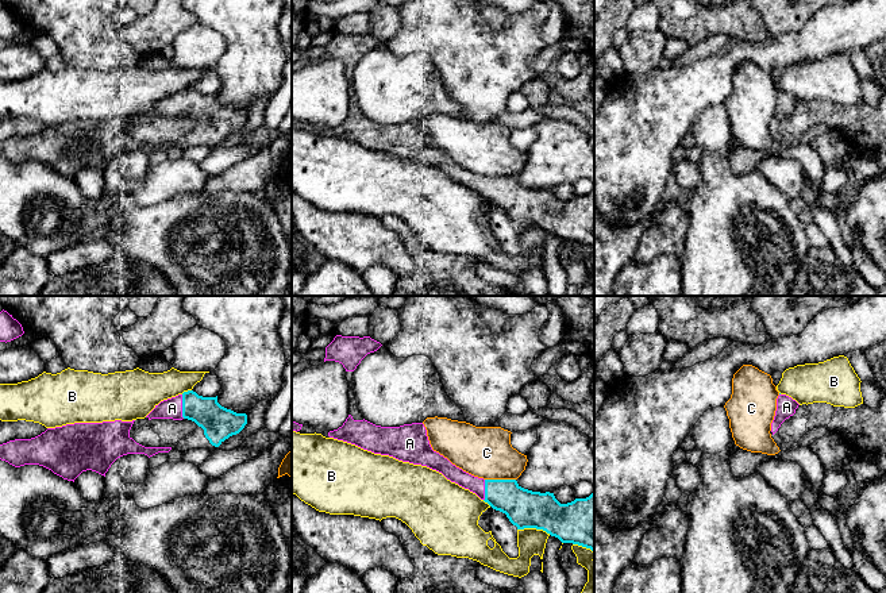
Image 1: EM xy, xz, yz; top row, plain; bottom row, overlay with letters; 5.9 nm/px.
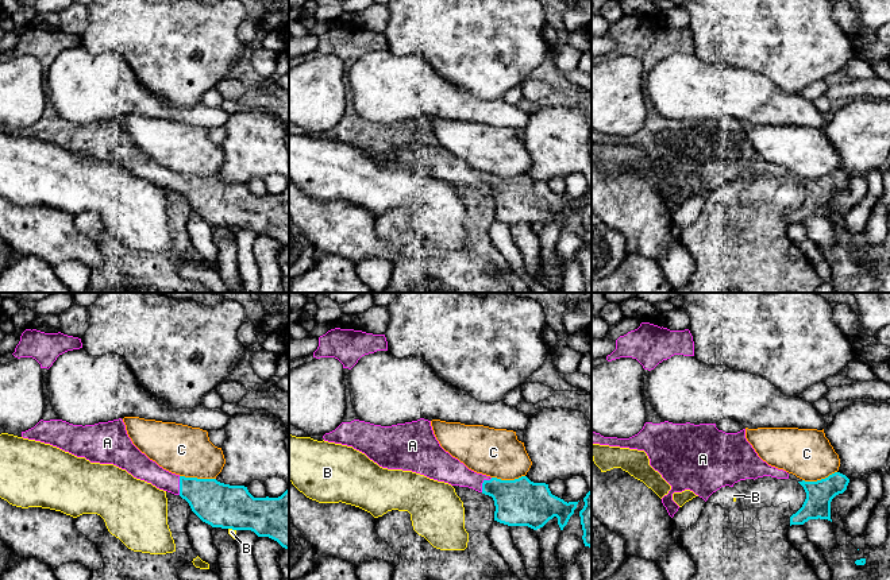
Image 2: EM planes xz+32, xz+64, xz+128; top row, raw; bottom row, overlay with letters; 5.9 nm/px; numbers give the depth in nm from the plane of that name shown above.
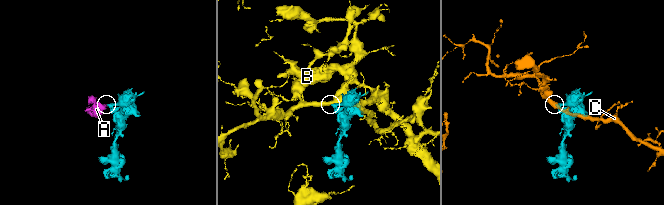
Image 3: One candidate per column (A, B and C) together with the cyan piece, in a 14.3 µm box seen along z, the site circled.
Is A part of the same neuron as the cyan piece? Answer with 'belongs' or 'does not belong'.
belongs

